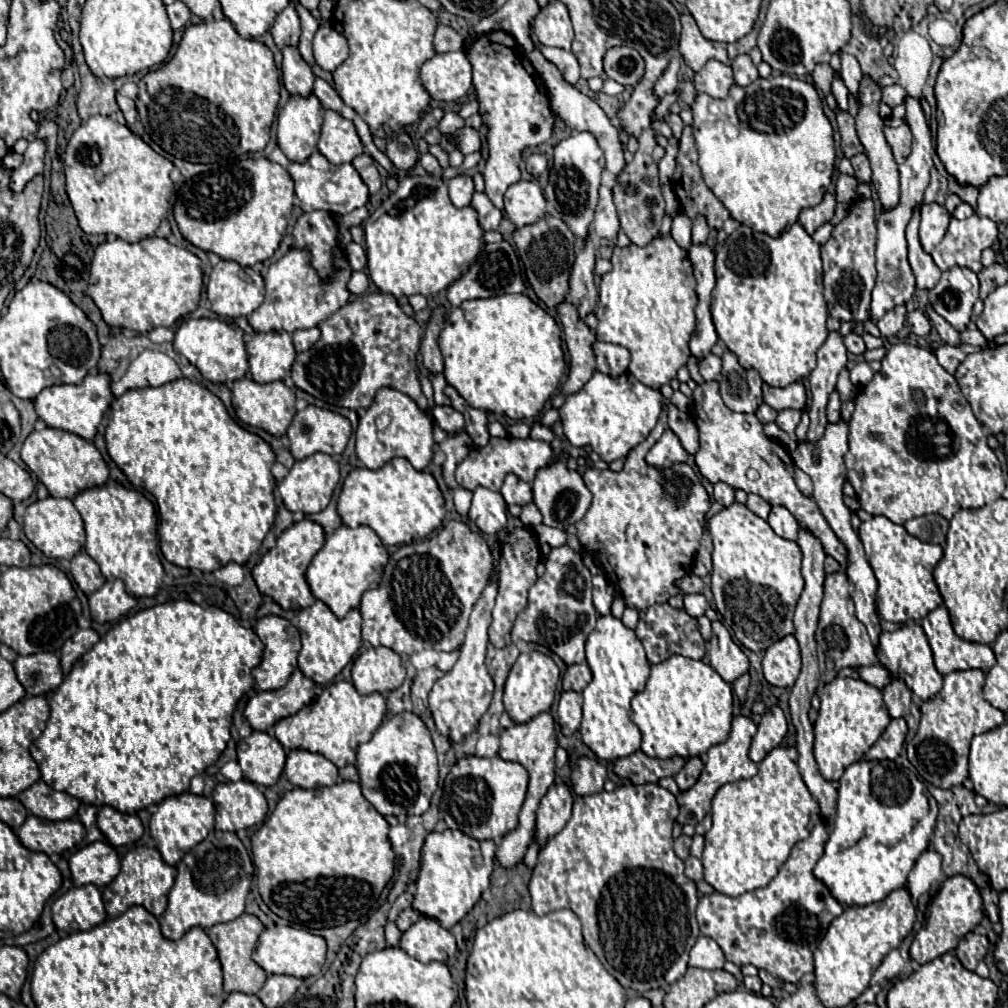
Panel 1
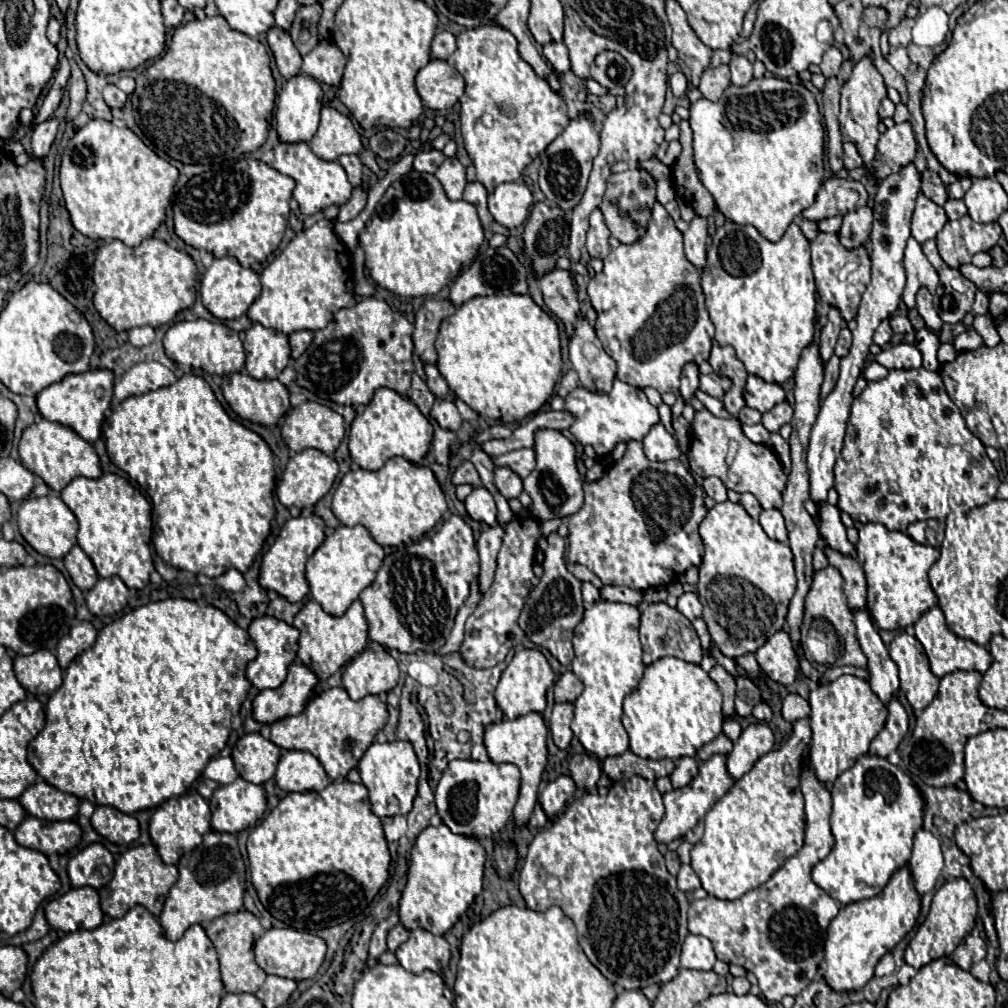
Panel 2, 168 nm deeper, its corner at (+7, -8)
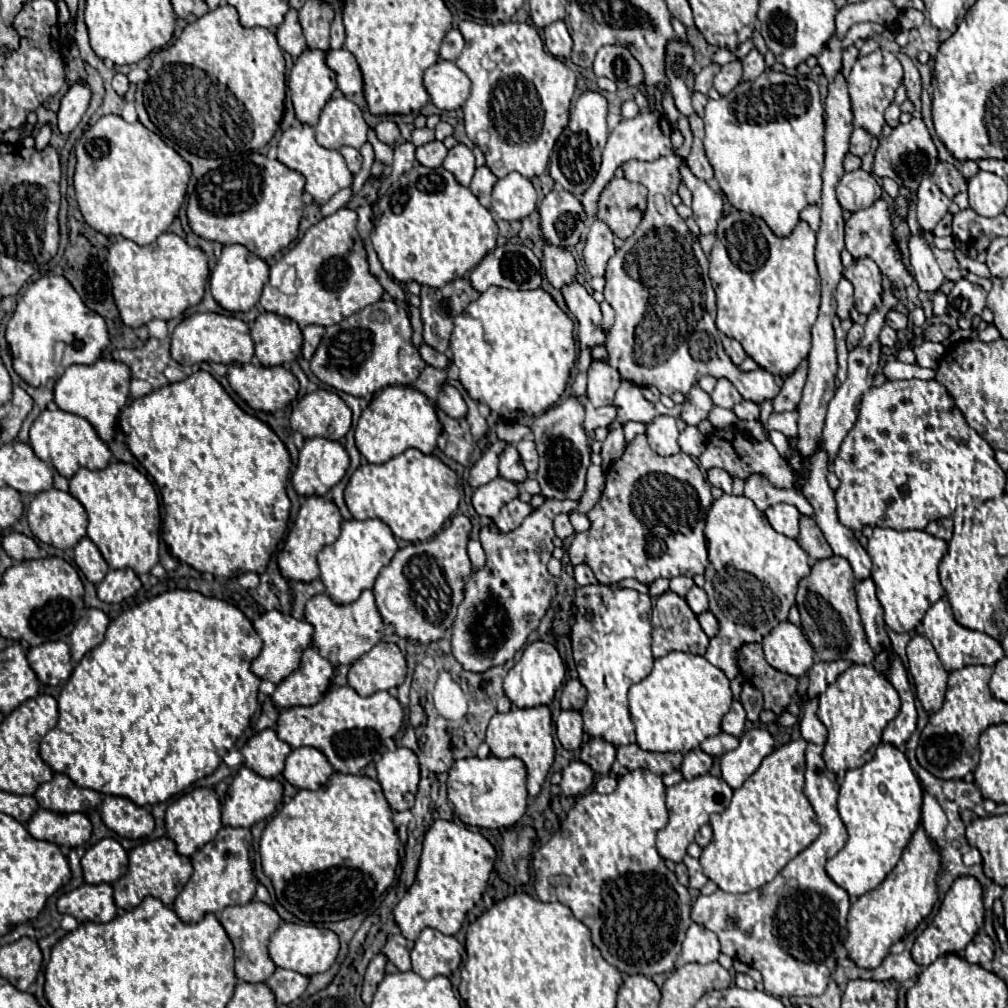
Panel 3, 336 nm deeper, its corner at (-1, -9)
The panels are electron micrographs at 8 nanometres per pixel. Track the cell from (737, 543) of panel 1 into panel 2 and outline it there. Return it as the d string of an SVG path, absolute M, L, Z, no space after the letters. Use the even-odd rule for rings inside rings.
M729 500L715 504L707 512L699 534L705 554L697 588L709 634L729 658L757 652L757 648L785 626L787 606L797 584L791 548L771 540L741 504Z

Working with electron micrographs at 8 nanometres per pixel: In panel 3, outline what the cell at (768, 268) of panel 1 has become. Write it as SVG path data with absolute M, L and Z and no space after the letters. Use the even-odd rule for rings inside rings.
M731 209L717 225L717 241L709 257L709 277L717 293L717 329L737 339L757 365L773 375L791 375L811 349L811 325L819 313L819 271L815 265L815 231L799 221L789 237L777 237L761 217Z

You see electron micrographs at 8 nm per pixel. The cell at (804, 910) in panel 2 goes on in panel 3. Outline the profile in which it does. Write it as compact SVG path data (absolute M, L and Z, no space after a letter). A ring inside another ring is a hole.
M817 697L803 703L799 725L801 737L807 741L803 793L819 817L821 835L761 889L743 895L717 889L711 895L699 895L691 909L693 921L699 921L703 927L717 933L721 953L761 971L765 993L771 993L773 997L823 995L847 939L849 893L825 873L825 861L843 849L847 829L837 811L837 777L825 767L821 757L827 741L827 727L817 717Z

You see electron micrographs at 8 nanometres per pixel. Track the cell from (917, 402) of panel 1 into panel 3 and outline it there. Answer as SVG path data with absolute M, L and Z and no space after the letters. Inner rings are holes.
M911 379L911 381L887 381L881 387L871 387L865 395L863 401L859 405L859 417L853 425L853 429L847 433L847 437L843 439L837 457L833 459L833 473L837 475L839 489L835 491L835 503L837 503L837 519L849 527L851 531L855 529L863 529L863 527L891 527L897 531L905 531L905 529L925 529L929 521L941 519L941 517L949 517L955 511L955 499L959 499L961 493L971 495L973 501L987 501L993 497L999 497L1005 493L1005 473L1003 469L997 465L995 461L995 451L989 447L987 441L983 441L975 429L971 429L963 417L963 413L955 407L955 403L951 401L951 395L947 393L947 389L943 389L943 385L939 385L935 379L933 381L921 381L921 379Z

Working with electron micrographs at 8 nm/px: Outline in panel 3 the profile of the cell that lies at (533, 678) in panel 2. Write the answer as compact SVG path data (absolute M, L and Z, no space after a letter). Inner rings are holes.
M533 641L523 651L521 659L515 663L515 667L505 677L505 695L515 703L517 707L535 707L535 705L551 705L557 687L561 687L565 677L565 665L561 661L559 651L545 641Z

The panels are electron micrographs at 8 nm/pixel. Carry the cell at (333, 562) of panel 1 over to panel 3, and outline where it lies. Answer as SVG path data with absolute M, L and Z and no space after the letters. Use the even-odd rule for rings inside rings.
M381 519L343 521L341 535L337 537L337 541L325 545L317 555L321 567L321 581L325 585L327 595L339 605L347 605L355 601L363 589L373 587L381 567L387 565L387 561L395 555L397 549L399 549L397 539L385 521Z

